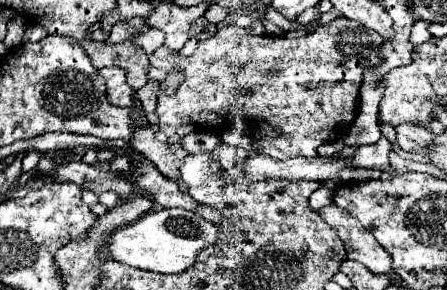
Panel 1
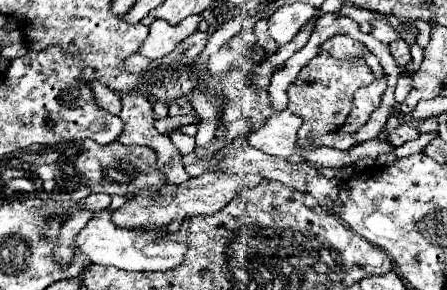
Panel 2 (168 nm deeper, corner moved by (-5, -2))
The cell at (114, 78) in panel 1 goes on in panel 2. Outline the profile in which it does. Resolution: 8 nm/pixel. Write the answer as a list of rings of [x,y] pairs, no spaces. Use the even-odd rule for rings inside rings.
[[[93,80],[91,84],[87,82],[87,86],[95,92],[95,102],[99,104],[99,108],[103,108],[105,112],[111,112],[111,114],[119,114],[121,112],[121,98],[119,94],[115,94],[111,88],[107,88],[105,84]]]

